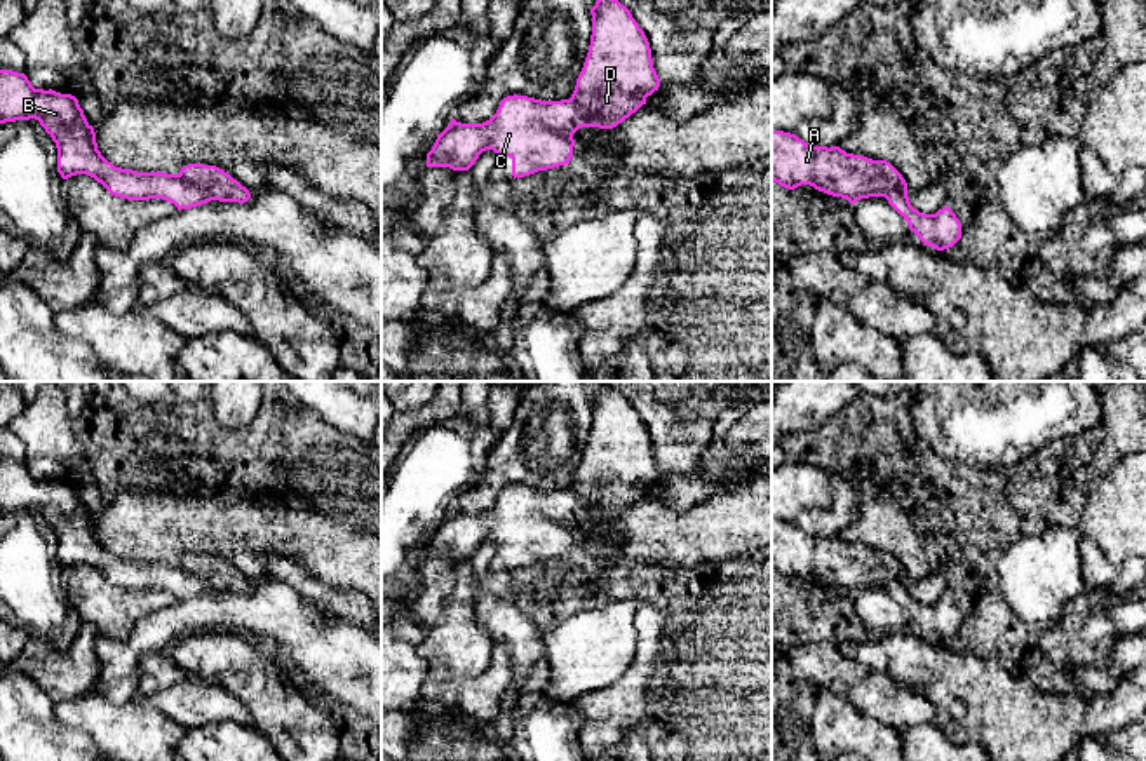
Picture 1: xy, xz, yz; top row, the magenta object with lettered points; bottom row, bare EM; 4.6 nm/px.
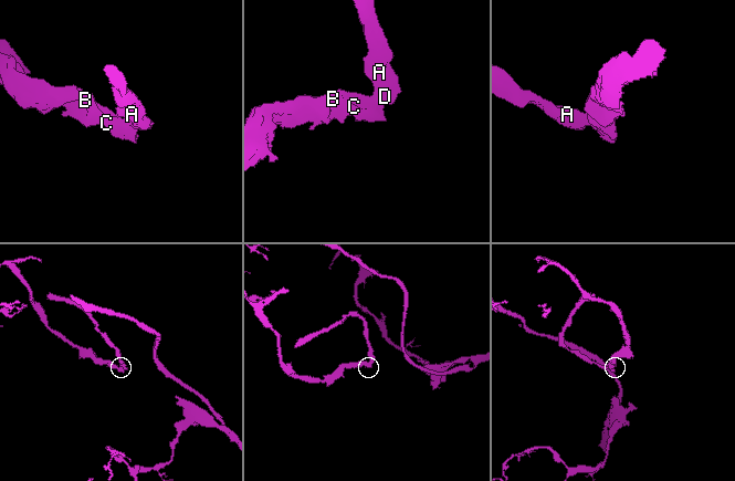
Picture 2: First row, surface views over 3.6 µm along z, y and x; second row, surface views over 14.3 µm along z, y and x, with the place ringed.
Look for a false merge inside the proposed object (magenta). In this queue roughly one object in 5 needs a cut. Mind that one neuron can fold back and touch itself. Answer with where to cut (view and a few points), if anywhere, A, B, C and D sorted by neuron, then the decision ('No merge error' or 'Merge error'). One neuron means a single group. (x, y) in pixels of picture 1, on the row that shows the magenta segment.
Split along xy (178, 175), (211, 199). Groups: A D / B C. Merge error

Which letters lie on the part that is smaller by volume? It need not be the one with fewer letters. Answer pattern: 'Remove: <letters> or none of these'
Remove: A, D

